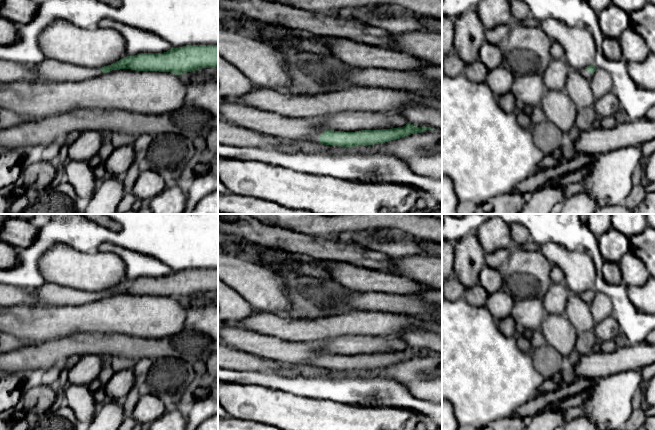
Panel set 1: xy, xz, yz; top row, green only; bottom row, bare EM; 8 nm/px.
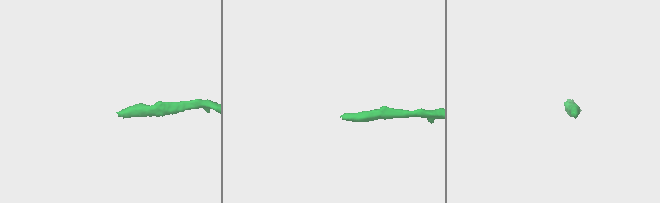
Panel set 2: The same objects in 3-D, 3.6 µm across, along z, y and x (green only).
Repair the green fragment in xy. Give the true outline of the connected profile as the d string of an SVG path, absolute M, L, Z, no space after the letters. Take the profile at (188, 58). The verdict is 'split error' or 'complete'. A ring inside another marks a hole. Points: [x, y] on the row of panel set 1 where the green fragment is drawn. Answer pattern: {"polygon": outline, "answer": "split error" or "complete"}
{"polygon": "M186 45L179 48L171 48L164 53L140 53L135 56L127 56L119 61L101 68L80 67L77 65L59 62L46 58L42 63L30 66L42 78L49 82L79 82L101 76L112 70L131 69L135 71L159 71L170 72L175 75L199 70L202 68L218 67L218 45Z", "answer": "split error"}

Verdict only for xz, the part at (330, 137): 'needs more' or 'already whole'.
needs more

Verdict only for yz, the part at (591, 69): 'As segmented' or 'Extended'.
Extended

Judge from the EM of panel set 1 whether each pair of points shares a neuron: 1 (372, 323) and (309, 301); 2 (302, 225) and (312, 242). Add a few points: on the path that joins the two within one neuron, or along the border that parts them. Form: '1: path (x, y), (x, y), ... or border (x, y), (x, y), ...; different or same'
1: border (352, 310), (321, 318); different
2: border (284, 228), (328, 237); different

